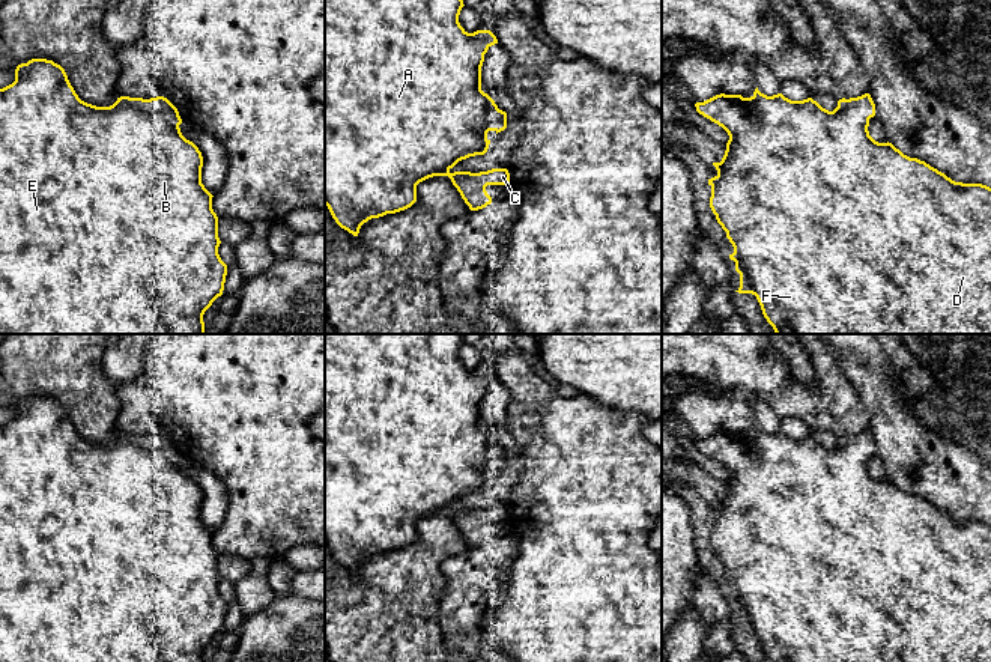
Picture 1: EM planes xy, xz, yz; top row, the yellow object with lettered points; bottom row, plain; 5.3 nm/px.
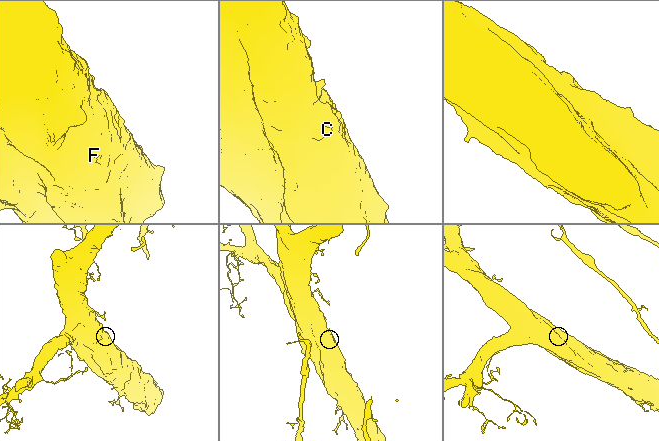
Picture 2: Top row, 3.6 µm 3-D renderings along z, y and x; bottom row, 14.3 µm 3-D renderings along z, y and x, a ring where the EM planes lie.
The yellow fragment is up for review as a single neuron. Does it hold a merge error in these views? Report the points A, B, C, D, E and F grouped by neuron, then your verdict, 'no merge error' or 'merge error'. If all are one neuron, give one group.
A B C D E F; no merge error

